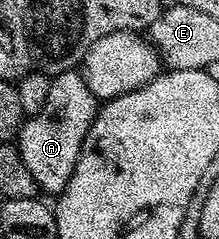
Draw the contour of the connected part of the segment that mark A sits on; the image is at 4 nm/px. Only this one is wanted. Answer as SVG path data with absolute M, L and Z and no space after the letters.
M79 71L60 72L51 77L50 98L38 114L28 116L20 128L18 147L26 170L41 193L59 194L70 182L86 134L98 111L96 95L89 90Z

